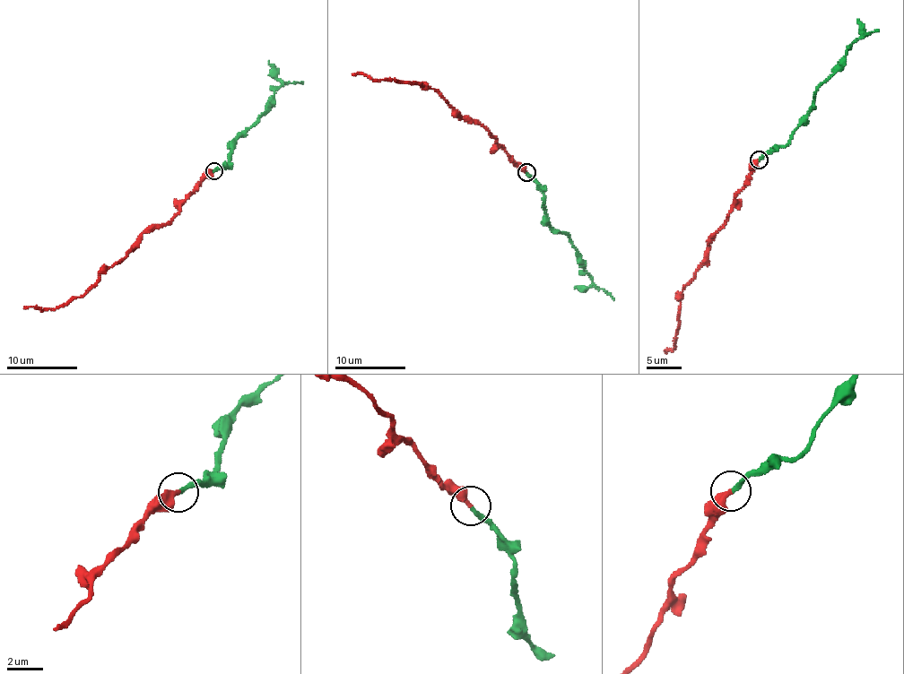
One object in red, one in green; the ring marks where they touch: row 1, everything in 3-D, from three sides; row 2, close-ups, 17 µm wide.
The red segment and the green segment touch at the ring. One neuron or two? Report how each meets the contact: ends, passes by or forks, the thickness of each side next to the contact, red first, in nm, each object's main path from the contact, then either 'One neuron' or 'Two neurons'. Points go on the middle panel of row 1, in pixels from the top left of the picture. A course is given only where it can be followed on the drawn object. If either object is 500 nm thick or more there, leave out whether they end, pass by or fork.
At the ring red ends. At the ring green ends. Thickness 360 nm (red) against 240 nm. Course of red: (526, 173), (482, 125), (467, 121), (456, 115), (438, 91), (409, 82), (352, 75). Course of green: (526, 173), (543, 198), (545, 217), (553, 229), (567, 235), (583, 268), (613, 300). One neuron

